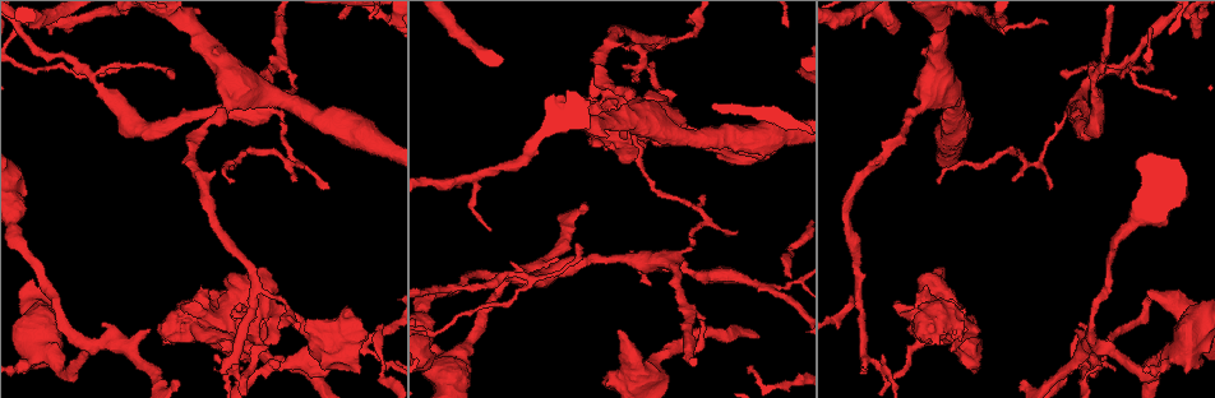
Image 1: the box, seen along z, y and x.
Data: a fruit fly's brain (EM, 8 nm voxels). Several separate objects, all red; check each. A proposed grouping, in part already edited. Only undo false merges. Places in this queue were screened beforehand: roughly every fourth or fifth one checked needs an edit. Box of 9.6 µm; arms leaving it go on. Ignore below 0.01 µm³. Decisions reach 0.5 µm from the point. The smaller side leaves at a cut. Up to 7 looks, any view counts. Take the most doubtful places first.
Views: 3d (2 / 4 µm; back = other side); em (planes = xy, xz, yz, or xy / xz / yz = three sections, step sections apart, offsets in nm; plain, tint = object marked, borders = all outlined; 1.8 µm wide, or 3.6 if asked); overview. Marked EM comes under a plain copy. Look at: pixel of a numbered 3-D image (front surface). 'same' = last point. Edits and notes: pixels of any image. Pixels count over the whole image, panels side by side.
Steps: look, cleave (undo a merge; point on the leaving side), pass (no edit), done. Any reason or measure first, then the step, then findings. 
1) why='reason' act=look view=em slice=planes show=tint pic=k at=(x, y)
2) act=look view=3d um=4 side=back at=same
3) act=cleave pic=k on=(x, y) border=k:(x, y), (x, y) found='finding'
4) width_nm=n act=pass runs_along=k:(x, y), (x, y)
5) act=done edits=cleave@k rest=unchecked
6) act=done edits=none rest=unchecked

act=look view=3d um=4 pic=1 at=(93, 346)

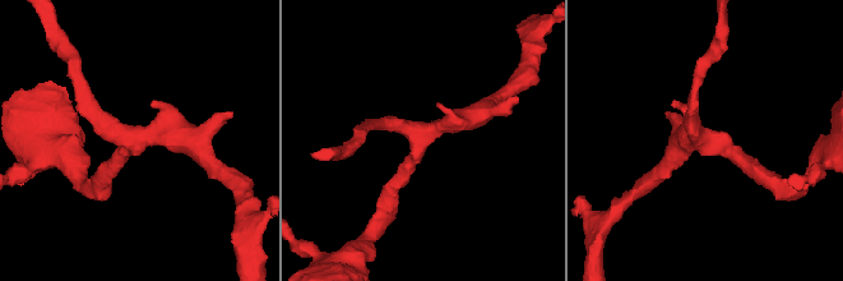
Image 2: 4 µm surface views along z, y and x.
why='now the EM' act=look view=em slice=xz step=8 show=tint pic=2 at=(131, 140)

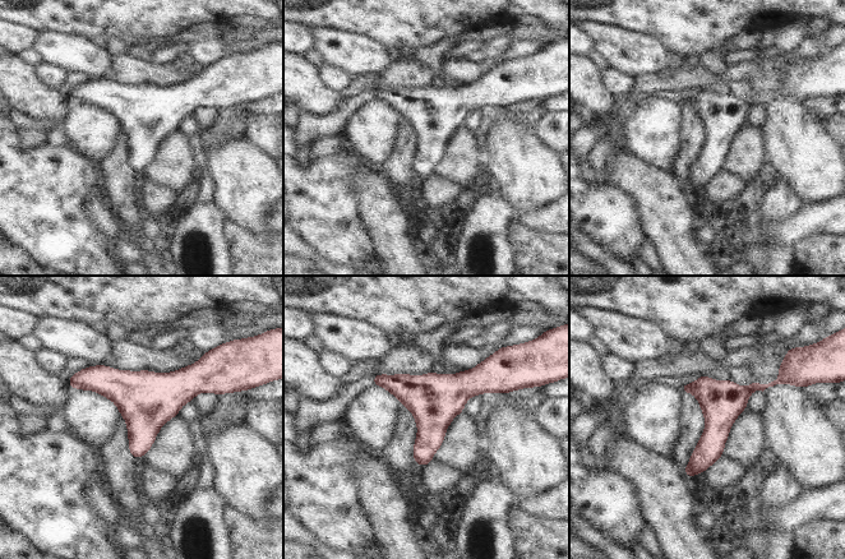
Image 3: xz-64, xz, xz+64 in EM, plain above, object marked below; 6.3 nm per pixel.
act=look view=em slice=planes show=tint at=same

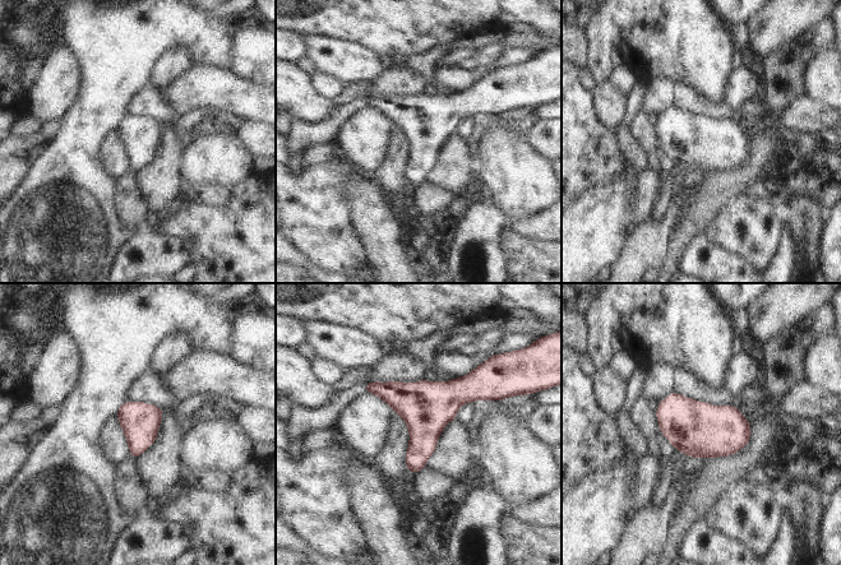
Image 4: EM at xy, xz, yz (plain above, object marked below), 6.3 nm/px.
act=pass found='continuous, no second cell'

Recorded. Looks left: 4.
why='abrupt turn' act=look view=3d um=4 pic=1 at=(935, 293)

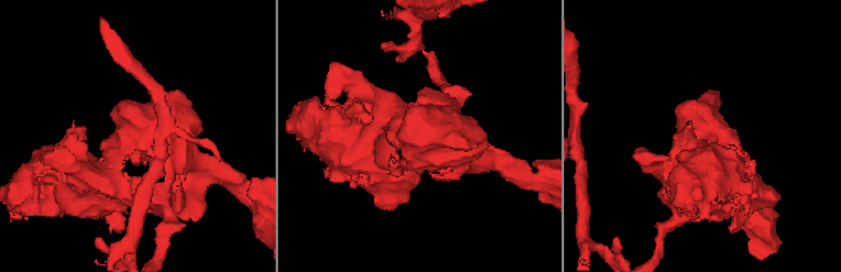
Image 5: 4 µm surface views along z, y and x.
why='shape alone is not enough' act=look view=em um=3.6 slice=yz step=8 show=tint pic=5 at=(700, 132)

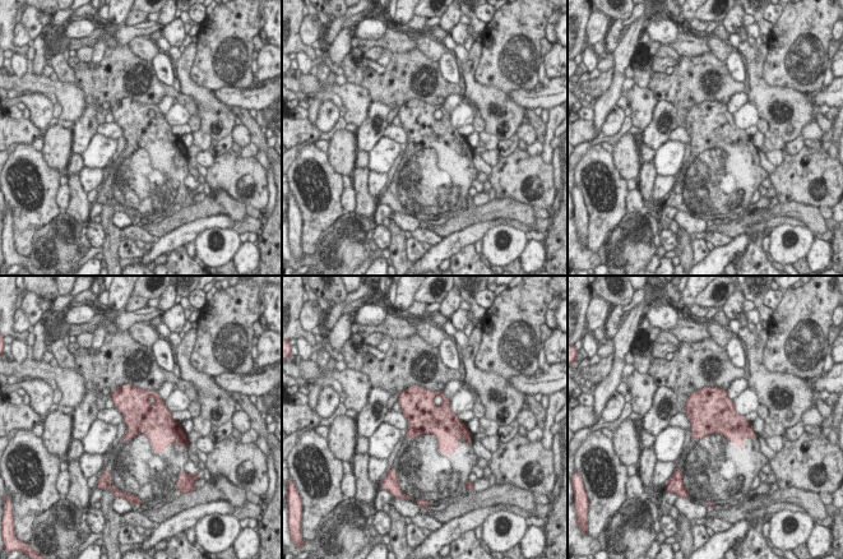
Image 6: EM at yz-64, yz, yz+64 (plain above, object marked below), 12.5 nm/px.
act=look view=em um=3.6 slice=planes show=tint at=same

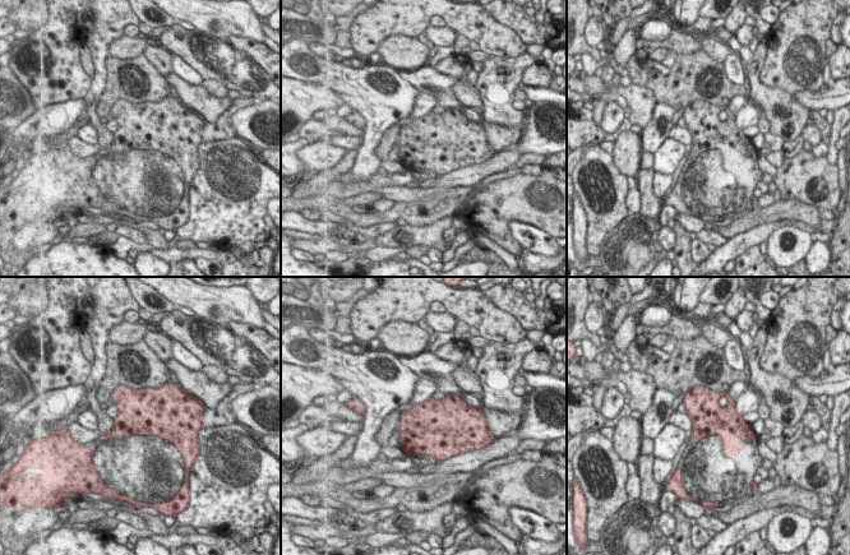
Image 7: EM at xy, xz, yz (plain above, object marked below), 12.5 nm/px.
width_nm=550 act=pass found='continuous, no second cell'

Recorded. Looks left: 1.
act=done edits=none rest=unchecked

